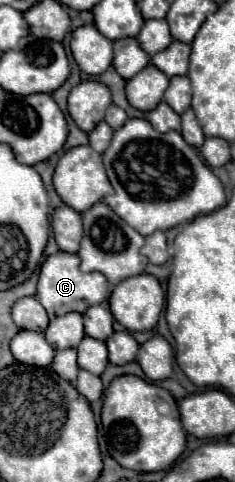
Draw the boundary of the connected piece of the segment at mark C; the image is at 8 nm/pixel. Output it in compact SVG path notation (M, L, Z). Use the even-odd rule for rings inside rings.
M56 253L50 255L42 267L38 277L38 301L44 305L48 315L66 315L66 313L84 313L92 305L100 305L110 295L108 281L102 273L82 273L80 271L80 257L72 253Z

